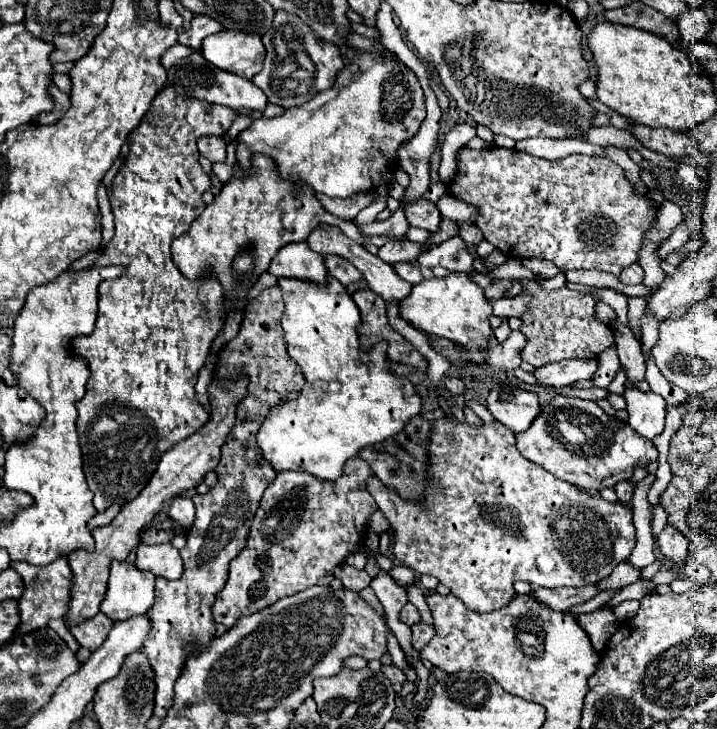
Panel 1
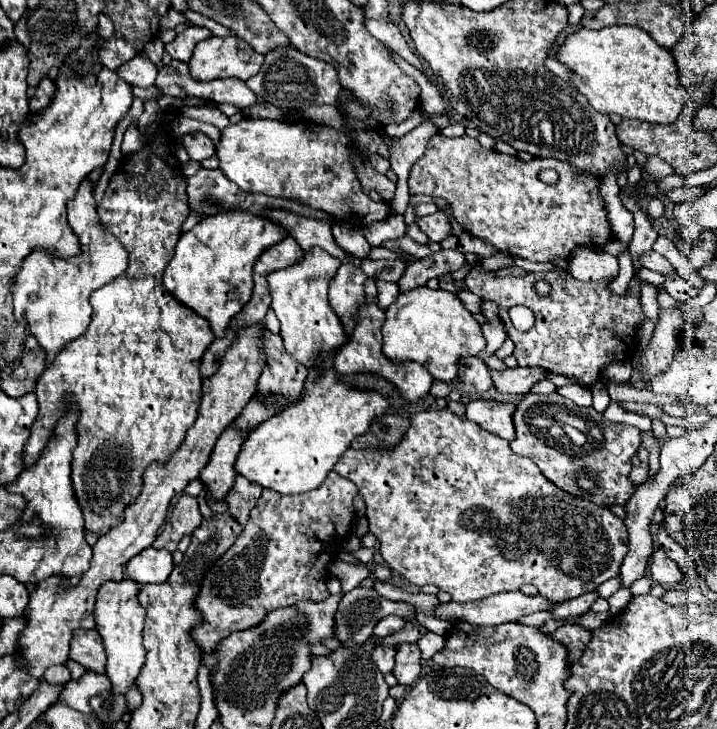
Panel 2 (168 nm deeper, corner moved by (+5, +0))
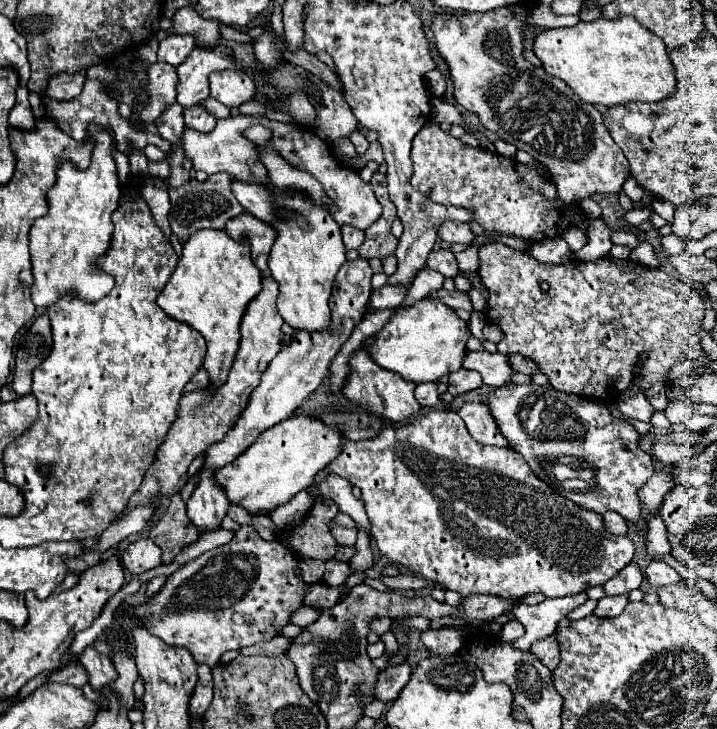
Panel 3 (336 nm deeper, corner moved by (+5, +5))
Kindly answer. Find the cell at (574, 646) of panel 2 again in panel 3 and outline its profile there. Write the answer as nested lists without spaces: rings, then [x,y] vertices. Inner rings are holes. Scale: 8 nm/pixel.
[[[548,636],[548,638],[544,638],[544,640],[538,640],[538,642],[534,642],[534,646],[530,648],[532,650],[532,654],[538,658],[538,660],[542,660],[544,664],[546,664],[546,668],[550,668],[550,670],[554,670],[556,666],[558,666],[558,640],[554,638],[554,636]]]

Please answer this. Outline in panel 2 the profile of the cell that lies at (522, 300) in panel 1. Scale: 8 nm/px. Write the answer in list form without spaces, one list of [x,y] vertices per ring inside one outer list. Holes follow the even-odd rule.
[[[468,289],[458,291],[458,297],[462,299],[464,307],[468,307],[468,309],[470,309],[470,313],[482,313],[482,297],[474,295],[474,293],[472,293],[472,291],[468,291]]]

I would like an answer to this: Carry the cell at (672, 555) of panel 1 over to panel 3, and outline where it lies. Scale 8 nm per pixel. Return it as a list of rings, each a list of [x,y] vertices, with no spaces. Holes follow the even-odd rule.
[[[650,562],[650,566],[644,570],[644,578],[656,588],[664,588],[664,586],[682,582],[682,576],[664,562]]]

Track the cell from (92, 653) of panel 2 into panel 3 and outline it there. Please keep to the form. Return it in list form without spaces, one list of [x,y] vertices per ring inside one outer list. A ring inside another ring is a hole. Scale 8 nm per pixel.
[[[86,648],[80,656],[80,662],[88,670],[88,676],[90,676],[88,684],[92,688],[104,688],[106,684],[112,684],[118,678],[118,672],[110,662],[110,658],[106,654],[96,652],[94,648]]]

